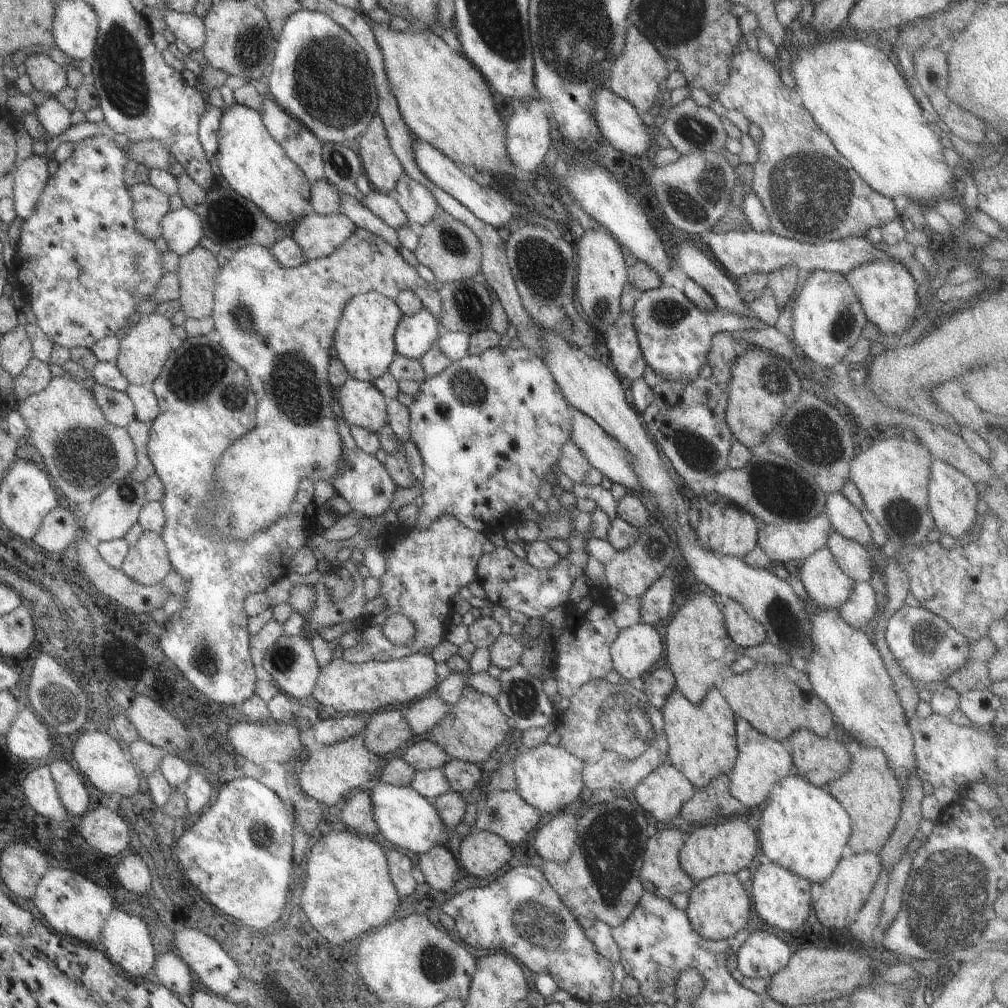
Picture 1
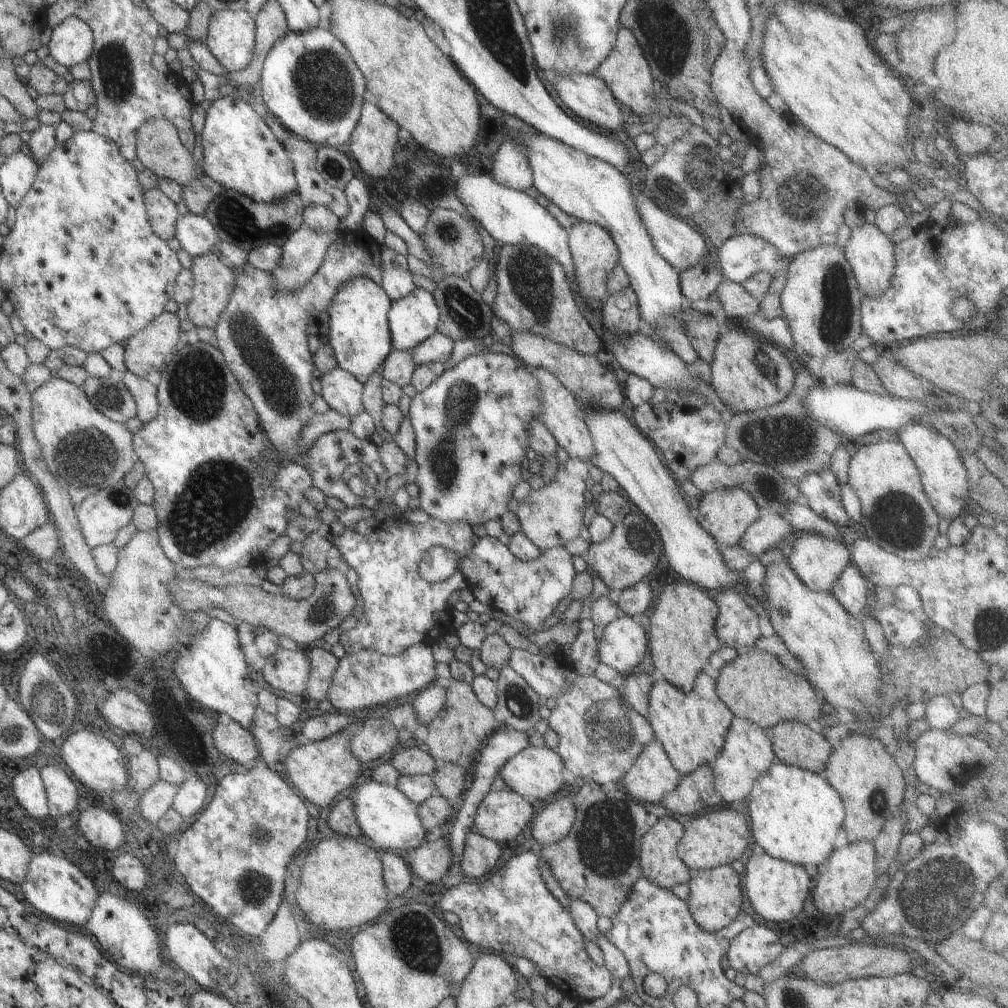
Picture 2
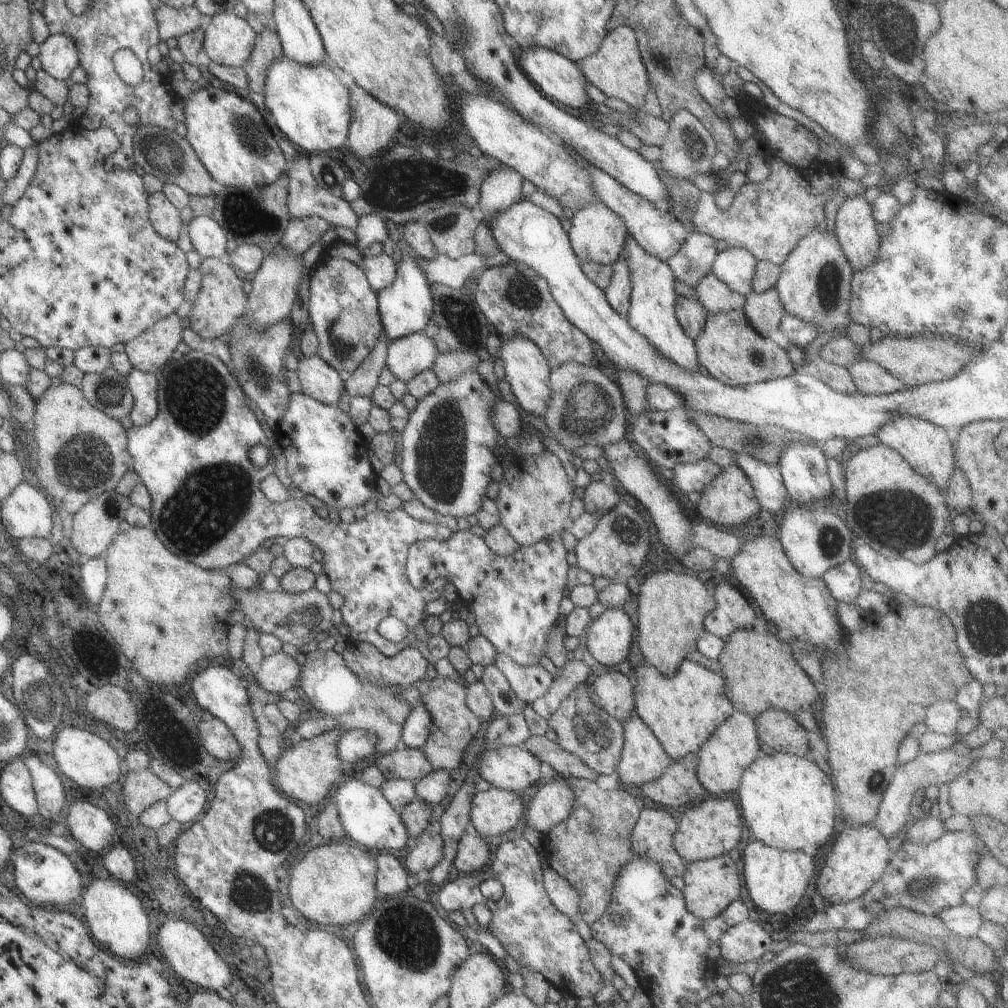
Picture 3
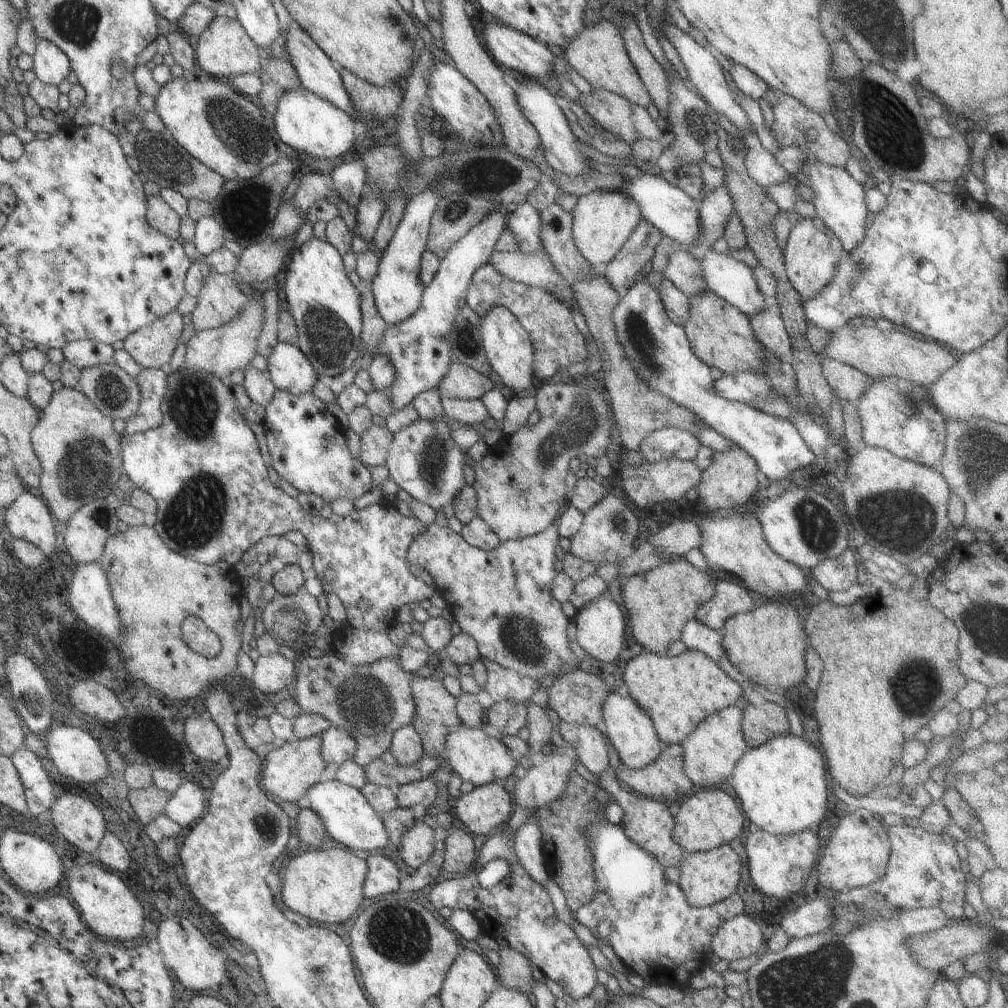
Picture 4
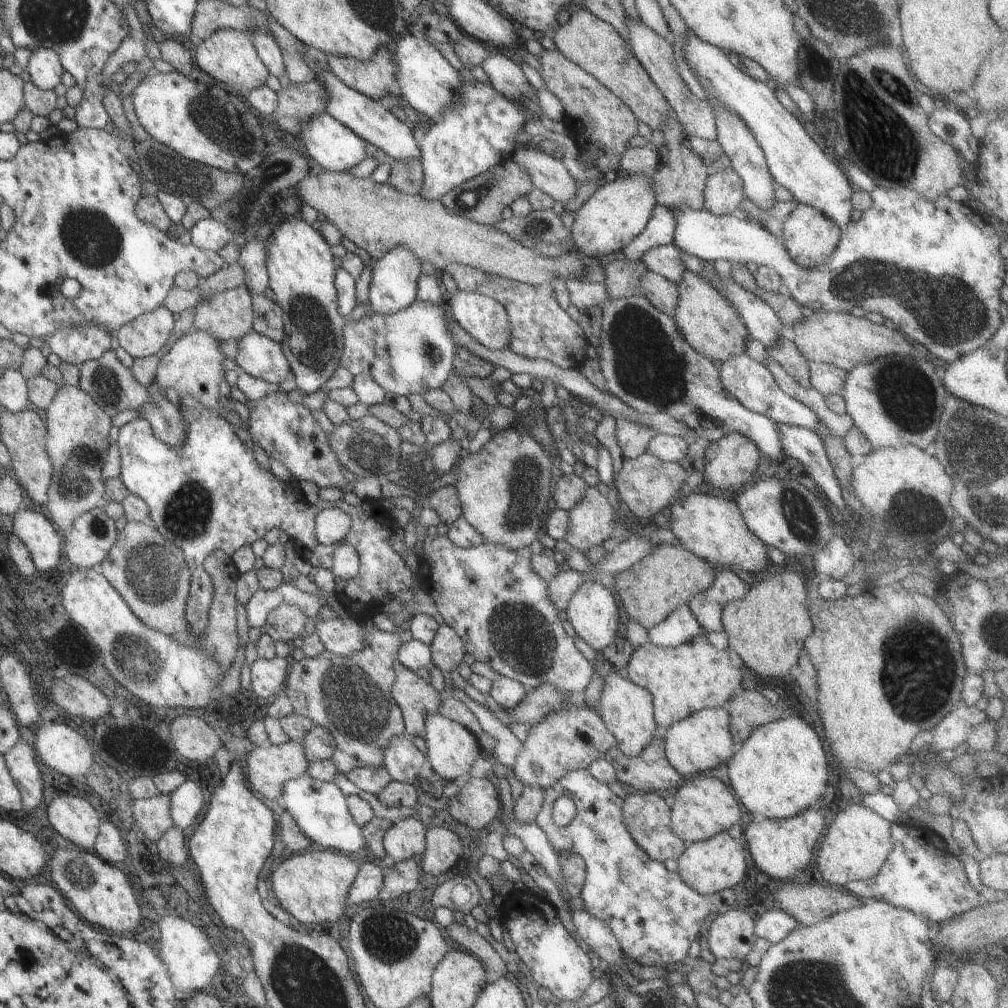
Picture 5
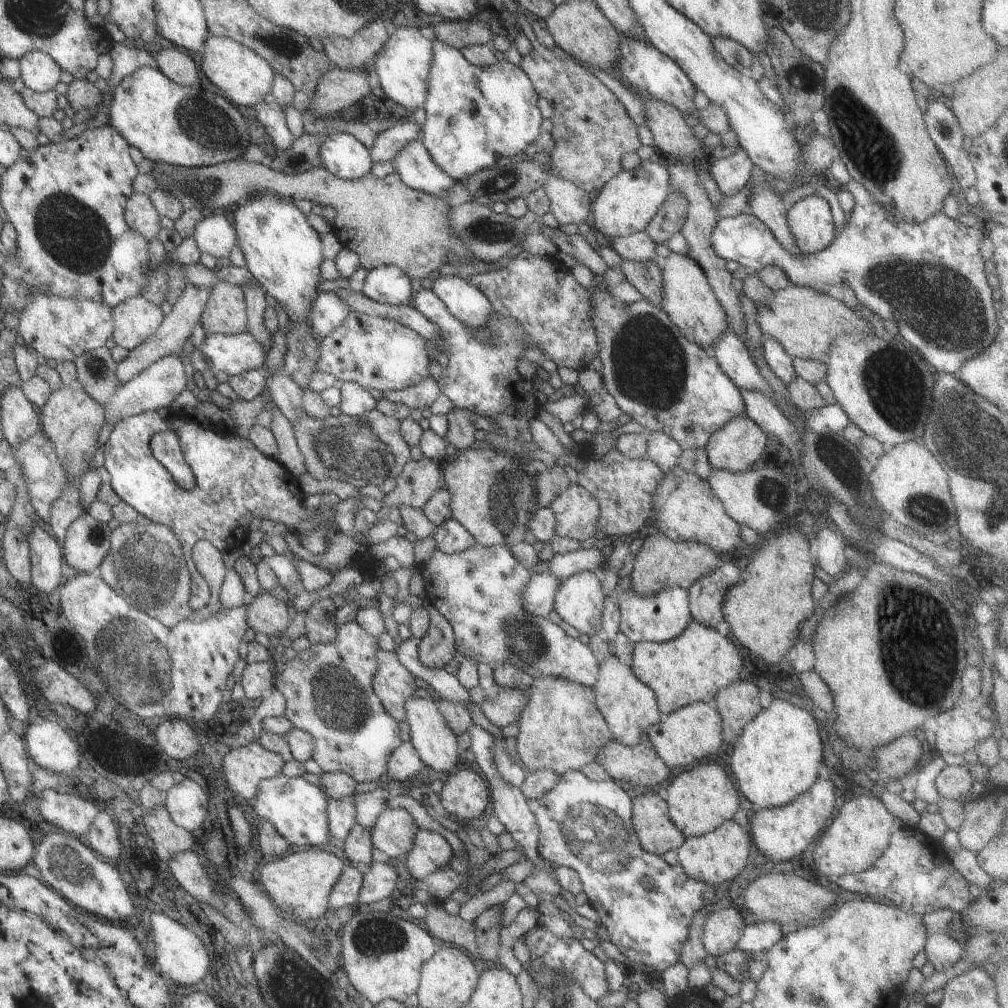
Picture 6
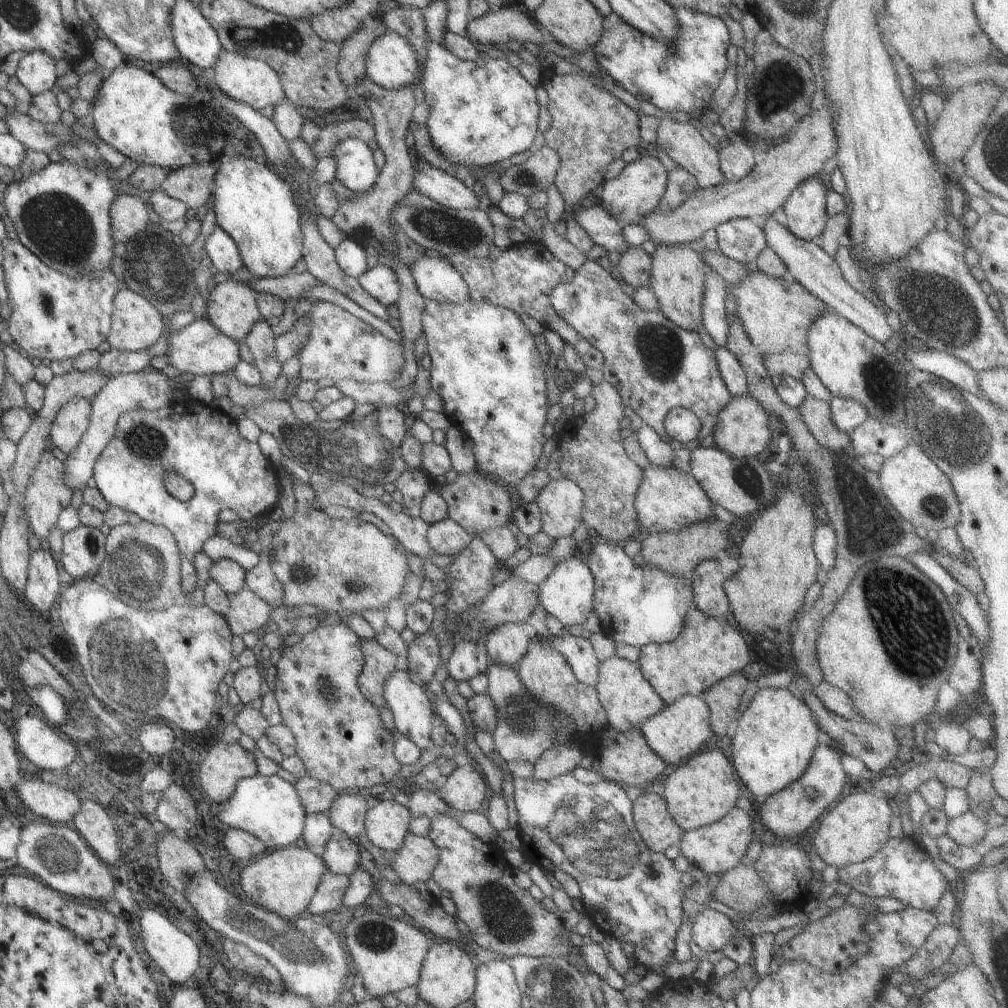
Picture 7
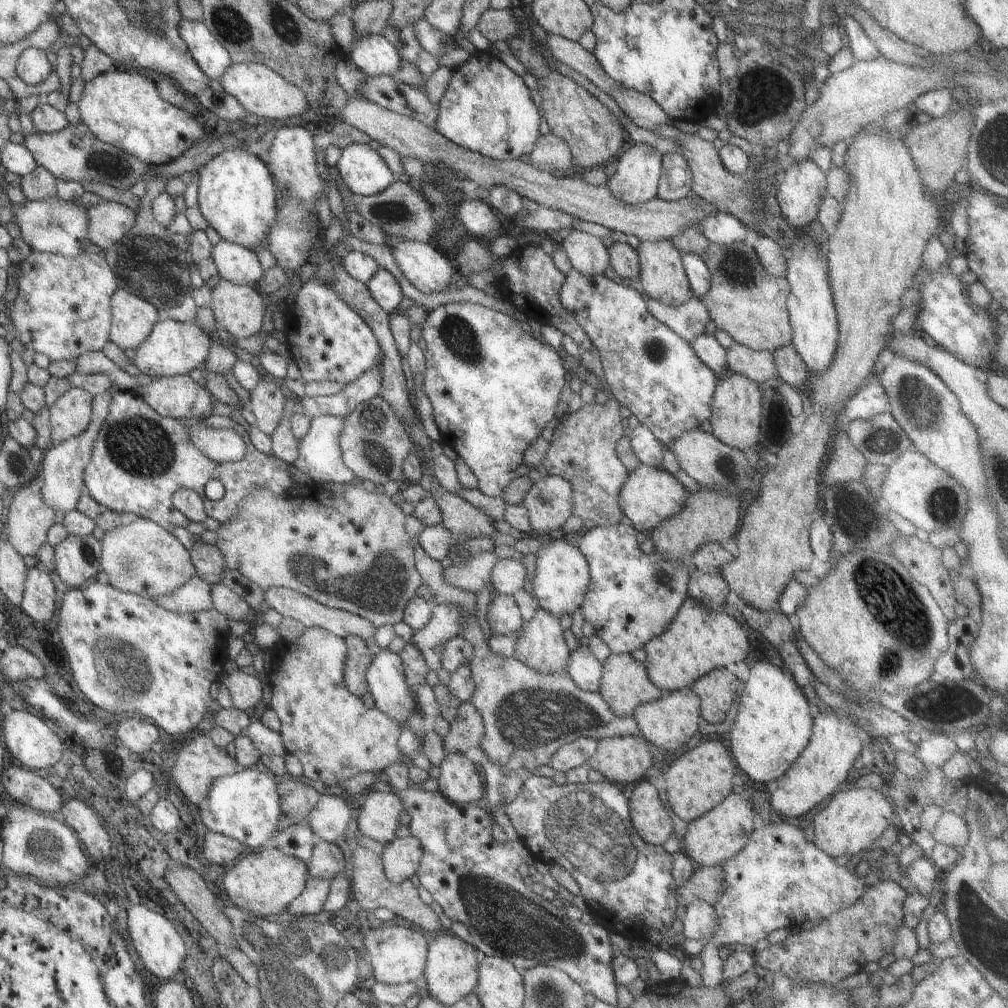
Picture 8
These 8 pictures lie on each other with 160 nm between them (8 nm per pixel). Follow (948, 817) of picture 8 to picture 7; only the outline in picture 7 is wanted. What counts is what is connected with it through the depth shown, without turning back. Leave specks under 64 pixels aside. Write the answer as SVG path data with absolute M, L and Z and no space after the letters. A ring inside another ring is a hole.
M965 811L960 816L946 820L944 833L958 845L970 847L986 835L987 829L985 820L971 811Z

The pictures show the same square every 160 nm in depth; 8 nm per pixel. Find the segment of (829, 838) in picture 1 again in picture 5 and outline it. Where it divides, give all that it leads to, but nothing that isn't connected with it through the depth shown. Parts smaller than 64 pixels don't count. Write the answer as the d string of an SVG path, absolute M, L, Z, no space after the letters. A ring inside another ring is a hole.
M786 712L786 716L754 728L726 766L731 790L752 815L788 819L823 798L827 782L825 764L823 745L815 731Z

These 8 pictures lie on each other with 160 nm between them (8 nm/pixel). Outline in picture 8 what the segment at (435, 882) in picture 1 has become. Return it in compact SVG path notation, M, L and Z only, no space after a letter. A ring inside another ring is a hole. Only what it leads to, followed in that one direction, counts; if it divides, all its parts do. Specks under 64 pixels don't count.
M368 789L360 796L360 803L357 808L357 828L363 837L376 840L382 845L391 842L395 838L395 830L399 826L399 814L401 814L402 804L398 796L393 793L379 792Z

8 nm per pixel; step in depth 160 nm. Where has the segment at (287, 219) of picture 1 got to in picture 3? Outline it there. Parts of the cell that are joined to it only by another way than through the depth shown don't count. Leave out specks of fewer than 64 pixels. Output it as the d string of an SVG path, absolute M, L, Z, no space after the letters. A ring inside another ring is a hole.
M207 85L197 92L191 92L186 97L187 102L183 104L183 110L185 110L183 123L187 129L184 139L190 144L192 151L197 155L216 187L237 187L249 190L253 187L268 185L286 172L288 163L285 163L285 158L277 145L277 138L271 132L271 128L267 127L254 104L249 104L236 93L216 89L212 85Z

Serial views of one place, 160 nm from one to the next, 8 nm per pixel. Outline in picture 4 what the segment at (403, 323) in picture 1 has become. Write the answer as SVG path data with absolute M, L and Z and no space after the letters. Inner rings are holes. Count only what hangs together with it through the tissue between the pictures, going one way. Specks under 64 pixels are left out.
M430 185L414 194L404 206L399 222L386 247L382 250L370 289L377 314L386 325L403 322L420 307L419 301L424 286L419 280L419 261L426 248L430 216L439 198L441 196L436 193L434 186Z

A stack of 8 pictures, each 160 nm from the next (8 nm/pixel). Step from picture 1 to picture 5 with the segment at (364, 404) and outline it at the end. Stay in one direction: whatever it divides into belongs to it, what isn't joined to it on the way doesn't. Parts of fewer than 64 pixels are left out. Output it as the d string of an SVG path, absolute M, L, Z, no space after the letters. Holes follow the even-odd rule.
M253 330L238 338L237 354L232 358L239 366L238 372L275 385L290 376L290 366L280 350L280 343Z

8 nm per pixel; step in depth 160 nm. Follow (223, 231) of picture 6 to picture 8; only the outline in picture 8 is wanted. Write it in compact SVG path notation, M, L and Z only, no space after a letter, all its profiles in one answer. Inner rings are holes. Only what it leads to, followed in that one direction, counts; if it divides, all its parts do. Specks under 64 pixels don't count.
M226 240L211 247L210 256L217 275L236 285L250 285L262 275L257 255L251 249Z

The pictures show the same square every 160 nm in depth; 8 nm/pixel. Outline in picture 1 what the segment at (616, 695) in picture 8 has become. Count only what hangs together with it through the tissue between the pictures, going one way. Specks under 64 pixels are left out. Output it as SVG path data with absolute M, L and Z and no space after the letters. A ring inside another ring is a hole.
M668 762L656 766L633 788L633 798L654 822L671 822L684 802L693 796L695 787Z

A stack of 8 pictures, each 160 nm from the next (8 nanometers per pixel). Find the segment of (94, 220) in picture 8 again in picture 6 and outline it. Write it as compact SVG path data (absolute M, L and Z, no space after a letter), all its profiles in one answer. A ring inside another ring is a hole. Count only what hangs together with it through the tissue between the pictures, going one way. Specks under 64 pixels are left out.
M132 193L123 206L123 222L131 232L137 232L145 242L151 242L159 232L159 216L147 196Z

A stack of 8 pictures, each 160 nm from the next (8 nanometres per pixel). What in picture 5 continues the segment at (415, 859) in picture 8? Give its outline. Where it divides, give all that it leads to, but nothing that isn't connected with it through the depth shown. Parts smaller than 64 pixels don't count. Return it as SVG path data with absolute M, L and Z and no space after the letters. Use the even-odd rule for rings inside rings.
M426 826L424 849L420 855L422 872L439 876L447 872L461 853L461 839L444 827Z

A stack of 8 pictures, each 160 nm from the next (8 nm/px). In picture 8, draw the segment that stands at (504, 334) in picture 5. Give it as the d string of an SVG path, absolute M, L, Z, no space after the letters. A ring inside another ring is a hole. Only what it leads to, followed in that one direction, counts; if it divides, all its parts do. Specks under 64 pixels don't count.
M393 239L390 252L401 274L419 292L441 292L452 288L458 280L451 264L433 243Z

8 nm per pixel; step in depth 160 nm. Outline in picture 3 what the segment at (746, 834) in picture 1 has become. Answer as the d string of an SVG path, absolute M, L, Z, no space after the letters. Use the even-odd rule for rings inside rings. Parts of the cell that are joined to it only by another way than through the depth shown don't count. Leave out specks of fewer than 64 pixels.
M707 796L699 804L689 806L679 816L677 832L672 836L672 847L686 863L727 855L741 838L744 826L741 820L742 816L731 800L723 796Z

